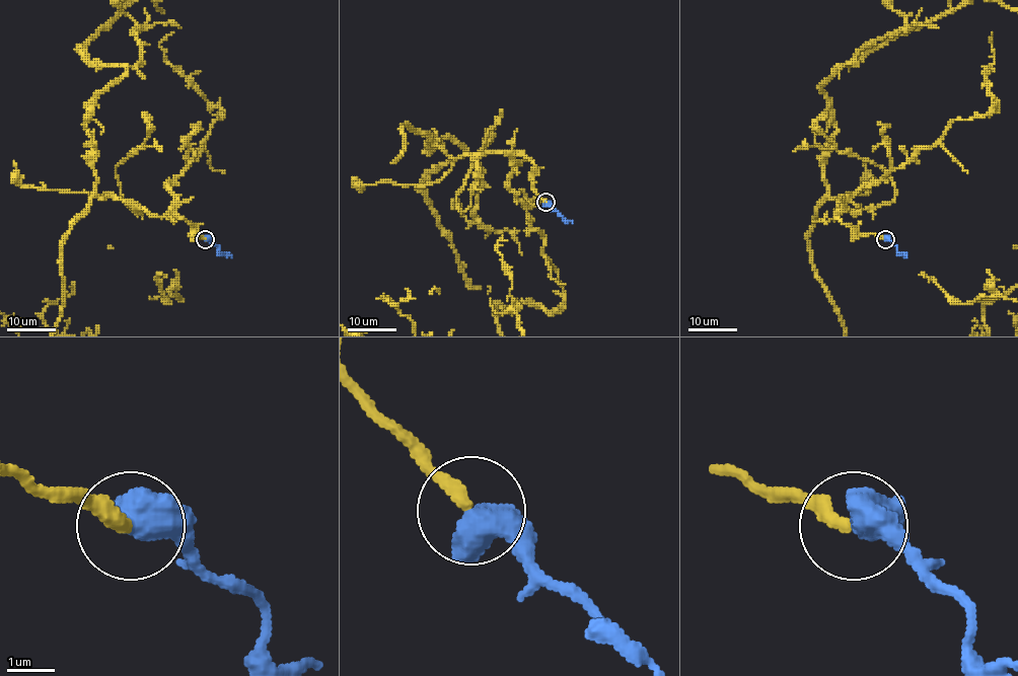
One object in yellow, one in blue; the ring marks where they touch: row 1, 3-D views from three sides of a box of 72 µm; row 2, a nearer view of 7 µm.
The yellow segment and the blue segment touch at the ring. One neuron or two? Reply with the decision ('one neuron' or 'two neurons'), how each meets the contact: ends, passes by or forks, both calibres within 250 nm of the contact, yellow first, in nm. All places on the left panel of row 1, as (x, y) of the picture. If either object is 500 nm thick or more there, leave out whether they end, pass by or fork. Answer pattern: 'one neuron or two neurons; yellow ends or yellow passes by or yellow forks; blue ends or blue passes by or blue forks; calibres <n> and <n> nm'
one neuron; calibres 320 and 700 nm

